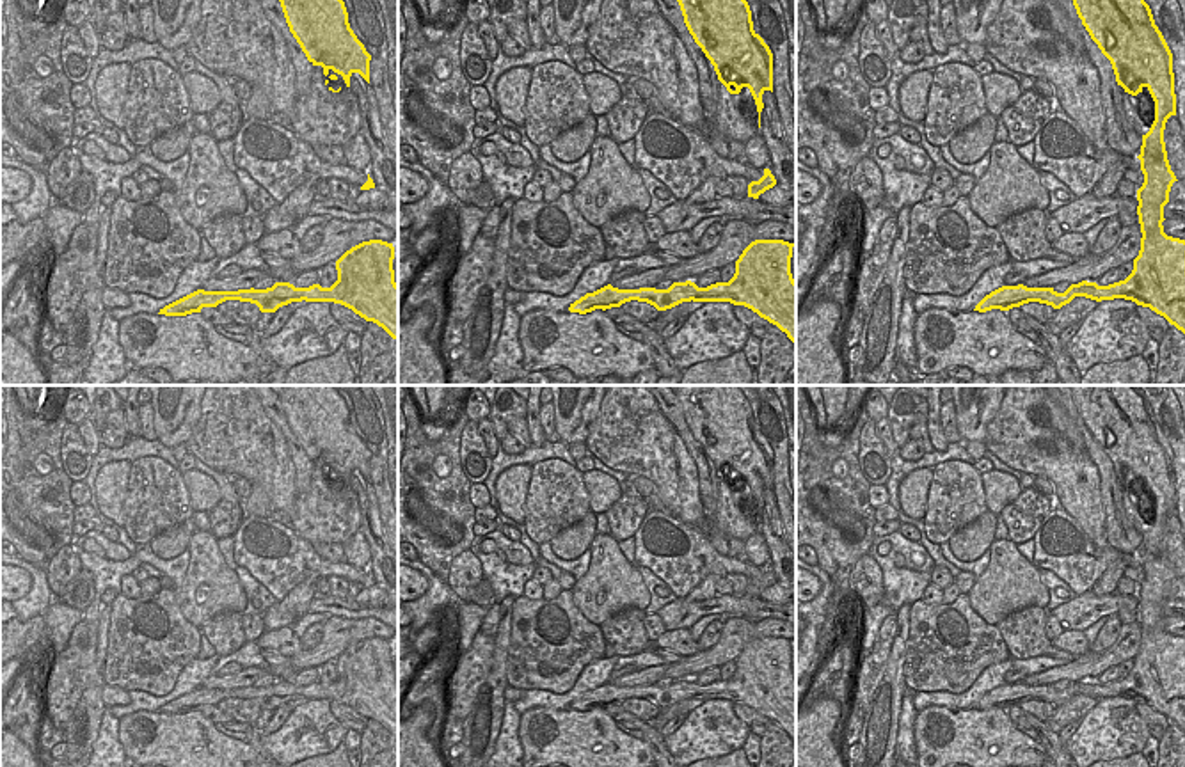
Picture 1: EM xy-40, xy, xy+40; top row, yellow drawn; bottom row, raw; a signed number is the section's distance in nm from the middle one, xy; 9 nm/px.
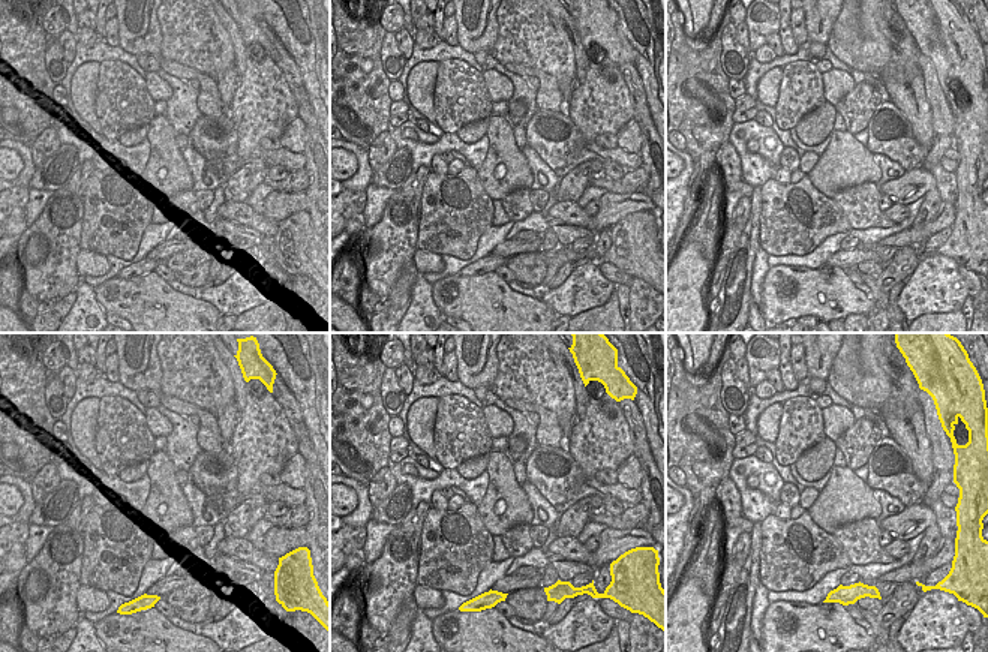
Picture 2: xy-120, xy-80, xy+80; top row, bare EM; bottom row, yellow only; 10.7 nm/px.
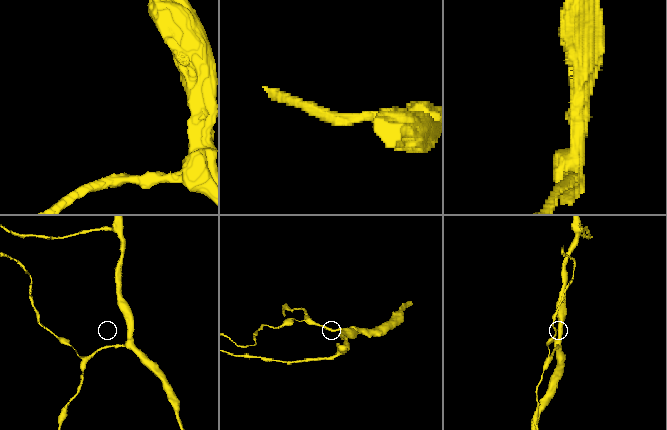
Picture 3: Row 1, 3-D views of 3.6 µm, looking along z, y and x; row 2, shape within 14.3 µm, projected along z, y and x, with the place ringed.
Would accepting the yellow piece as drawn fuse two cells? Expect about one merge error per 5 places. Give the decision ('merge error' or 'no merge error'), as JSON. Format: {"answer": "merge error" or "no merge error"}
{"answer": "no merge error"}

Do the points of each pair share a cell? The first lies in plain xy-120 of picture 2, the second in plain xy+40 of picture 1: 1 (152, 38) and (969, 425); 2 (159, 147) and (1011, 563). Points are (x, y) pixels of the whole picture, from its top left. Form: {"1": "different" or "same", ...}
{"1": "same", "2": "same"}

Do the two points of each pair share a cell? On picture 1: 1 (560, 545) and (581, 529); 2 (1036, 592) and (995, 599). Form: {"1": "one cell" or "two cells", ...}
{"1": "one cell", "2": "one cell"}

